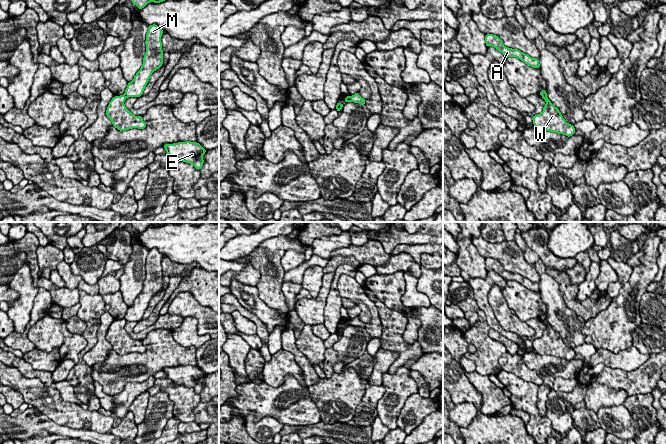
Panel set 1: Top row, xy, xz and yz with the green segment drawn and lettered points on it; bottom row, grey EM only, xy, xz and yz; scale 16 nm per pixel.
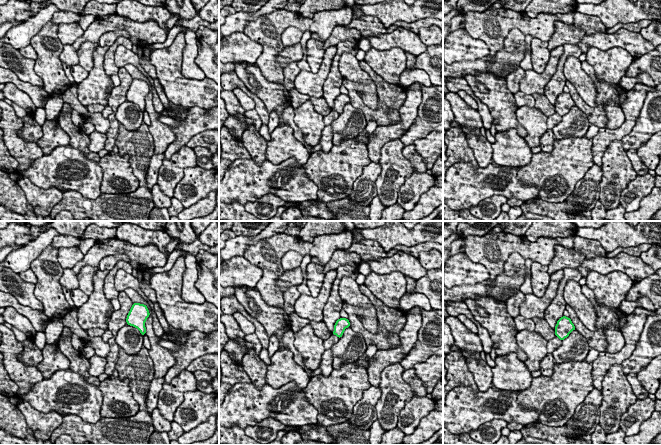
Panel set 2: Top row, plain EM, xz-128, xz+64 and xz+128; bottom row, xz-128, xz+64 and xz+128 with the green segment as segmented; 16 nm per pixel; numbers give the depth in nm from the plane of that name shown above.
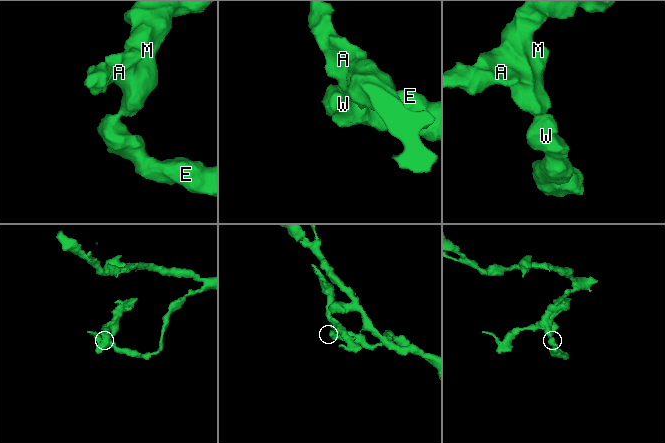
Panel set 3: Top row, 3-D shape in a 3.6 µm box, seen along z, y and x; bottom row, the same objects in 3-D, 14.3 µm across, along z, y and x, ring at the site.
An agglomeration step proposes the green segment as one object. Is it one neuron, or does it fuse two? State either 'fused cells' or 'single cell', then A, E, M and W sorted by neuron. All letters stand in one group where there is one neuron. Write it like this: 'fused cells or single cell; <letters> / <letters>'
fused cells; A M / E W

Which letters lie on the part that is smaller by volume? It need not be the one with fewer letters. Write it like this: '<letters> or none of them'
A, M

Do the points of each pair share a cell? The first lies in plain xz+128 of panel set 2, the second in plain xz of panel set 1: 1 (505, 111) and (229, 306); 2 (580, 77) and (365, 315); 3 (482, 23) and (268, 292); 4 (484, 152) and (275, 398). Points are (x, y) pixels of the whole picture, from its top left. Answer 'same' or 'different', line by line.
1: different
2: different
3: same
4: different

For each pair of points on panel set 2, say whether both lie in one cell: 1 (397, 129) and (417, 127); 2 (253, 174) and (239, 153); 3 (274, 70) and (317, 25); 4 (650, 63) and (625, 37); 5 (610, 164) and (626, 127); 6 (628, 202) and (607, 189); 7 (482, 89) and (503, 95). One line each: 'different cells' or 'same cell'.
1: different cells
2: different cells
3: same cell
4: different cells
5: different cells
6: different cells
7: same cell

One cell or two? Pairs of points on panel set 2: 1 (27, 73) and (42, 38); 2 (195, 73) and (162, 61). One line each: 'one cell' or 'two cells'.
1: two cells
2: two cells

